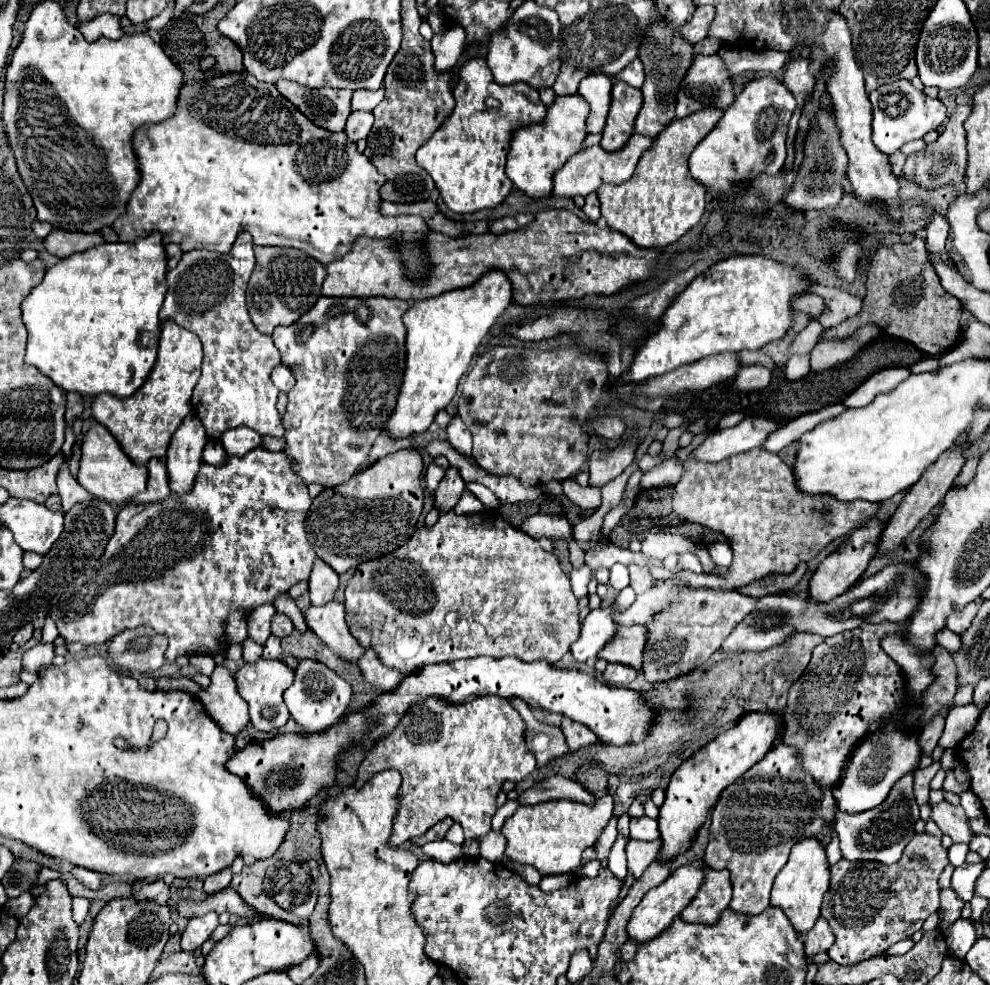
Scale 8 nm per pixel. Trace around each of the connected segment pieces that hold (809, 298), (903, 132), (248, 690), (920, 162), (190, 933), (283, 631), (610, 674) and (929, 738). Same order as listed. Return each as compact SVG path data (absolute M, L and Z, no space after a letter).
M806 294L804 298L798 296L798 300L794 302L794 308L800 312L806 312L812 318L818 318L828 306L824 304L824 300L818 294Z
M896 80L892 84L876 88L870 94L870 102L874 108L872 140L886 154L894 154L896 150L900 150L902 144L922 138L926 132L940 128L946 118L946 106L938 98L934 100L924 92L916 90L908 80Z
M260 658L254 664L244 664L242 668L238 668L236 674L234 674L234 680L236 680L236 686L238 686L238 694L250 706L250 722L256 730L270 732L270 730L276 730L276 728L280 728L288 722L290 712L288 712L288 708L282 700L282 694L292 684L294 672L284 662Z
M968 104L956 106L954 112L948 118L944 132L938 136L936 142L930 142L930 144L926 144L924 150L906 156L906 164L900 172L902 178L906 178L914 184L920 184L924 190L936 190L936 188L944 188L952 182L962 182L966 178L966 130L964 130L964 120L970 112L972 112L972 108Z
M210 912L210 914L200 916L200 918L190 918L186 930L182 932L182 940L180 940L182 950L184 952L198 950L212 936L216 926L218 926L216 912Z
M274 614L272 616L272 634L274 636L286 638L286 636L292 634L292 630L294 630L294 624L290 622L288 616L284 616L284 614Z
M608 664L604 670L604 678L608 686L628 686L630 682L634 682L638 676L638 672L634 668L624 668L622 664Z
M938 712L938 714L922 728L922 732L920 732L920 746L922 746L922 752L924 752L924 754L930 754L930 752L936 748L940 736L942 736L942 730L944 730L944 722L946 722L946 714L944 714L944 712Z

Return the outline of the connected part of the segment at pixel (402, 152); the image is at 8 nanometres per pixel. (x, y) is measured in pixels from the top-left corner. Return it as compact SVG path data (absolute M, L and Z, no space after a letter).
M404 34L404 42L396 60L388 66L386 78L386 96L374 108L376 122L372 134L368 134L368 148L364 154L372 164L388 178L380 188L382 200L388 202L420 202L430 198L434 190L434 180L428 172L418 166L414 154L416 150L442 126L442 122L454 110L454 96L450 90L450 74L436 74L430 46L424 52L412 52L412 40Z

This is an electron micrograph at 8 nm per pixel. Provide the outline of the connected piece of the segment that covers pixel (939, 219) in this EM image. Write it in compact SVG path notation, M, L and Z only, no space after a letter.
M932 214L932 216L930 216L930 222L928 222L926 230L924 230L924 236L926 236L926 242L928 242L928 246L930 246L932 252L940 254L940 258L944 258L944 260L948 260L948 262L952 260L952 258L948 256L946 248L944 248L946 236L948 236L948 222L946 222L944 216Z

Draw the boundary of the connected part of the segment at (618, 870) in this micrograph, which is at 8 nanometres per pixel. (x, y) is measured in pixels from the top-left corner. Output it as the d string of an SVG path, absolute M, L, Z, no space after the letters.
M618 834L618 840L616 844L612 846L612 852L608 856L608 868L610 872L624 884L626 882L626 864L624 864L624 844L626 844L626 838Z

